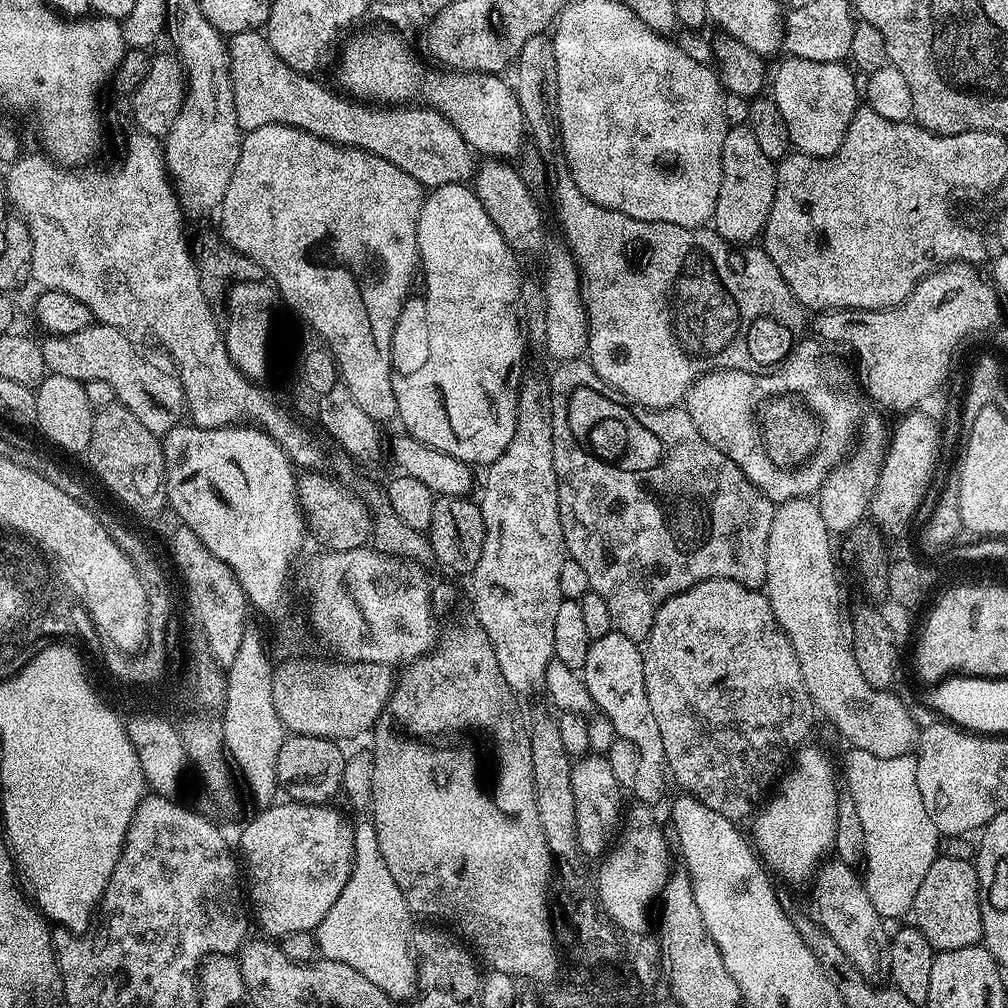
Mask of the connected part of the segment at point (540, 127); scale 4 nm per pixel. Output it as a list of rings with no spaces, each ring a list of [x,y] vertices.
[[[539,32],[534,34],[531,38],[527,39],[522,45],[522,50],[518,50],[514,61],[514,73],[516,72],[516,77],[511,77],[510,83],[514,94],[518,98],[518,106],[522,110],[522,118],[524,119],[524,127],[526,129],[527,135],[532,135],[532,144],[534,147],[540,151],[540,156],[542,159],[548,163],[548,176],[552,179],[552,200],[556,203],[556,216],[560,219],[560,228],[564,231],[564,240],[566,243],[567,251],[572,253],[572,259],[576,261],[576,269],[580,271],[580,293],[584,299],[584,309],[588,315],[588,351],[586,353],[586,359],[589,364],[592,365],[592,369],[598,374],[598,378],[602,378],[602,382],[606,382],[614,390],[618,390],[624,396],[624,399],[633,403],[641,404],[643,408],[671,408],[673,406],[679,405],[683,401],[685,393],[688,392],[689,386],[696,381],[700,376],[705,376],[708,372],[716,372],[719,368],[729,368],[730,370],[742,370],[743,372],[758,372],[761,370],[771,369],[773,366],[779,365],[780,361],[785,360],[788,357],[789,352],[792,351],[794,345],[797,343],[798,338],[805,335],[804,332],[804,315],[806,315],[805,309],[802,305],[796,301],[794,294],[790,290],[790,286],[786,286],[786,278],[782,278],[782,274],[778,274],[778,266],[774,266],[772,259],[766,255],[763,247],[760,246],[744,246],[736,247],[728,243],[727,240],[723,240],[715,230],[708,226],[701,226],[698,228],[687,228],[686,226],[674,226],[673,224],[667,224],[666,222],[646,222],[645,220],[635,220],[630,218],[626,214],[621,212],[615,212],[614,210],[606,210],[606,206],[598,206],[594,202],[587,200],[578,189],[576,189],[576,183],[574,178],[568,170],[568,163],[564,160],[564,153],[560,146],[560,141],[558,139],[558,125],[554,119],[554,101],[556,98],[556,63],[554,62],[554,46],[552,45],[551,35]]]

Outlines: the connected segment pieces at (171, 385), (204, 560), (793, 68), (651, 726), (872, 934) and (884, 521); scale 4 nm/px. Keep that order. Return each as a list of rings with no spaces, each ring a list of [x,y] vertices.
[[[93,322],[86,330],[78,330],[78,334],[48,336],[40,349],[51,374],[66,374],[66,378],[81,382],[110,382],[110,390],[114,390],[119,404],[130,410],[130,414],[134,414],[146,430],[162,438],[183,421],[180,419],[185,419],[184,387],[169,369],[168,373],[166,369],[143,360],[139,350],[131,343],[135,344],[128,333],[120,332],[114,326]]]
[[[186,527],[177,528],[175,534],[170,537],[172,544],[172,560],[188,587],[188,604],[196,615],[196,624],[205,634],[208,643],[207,650],[213,658],[222,666],[231,666],[236,662],[238,646],[242,642],[248,620],[248,608],[250,601],[242,590],[238,578],[222,562],[202,546],[198,534],[194,534]]]
[[[797,56],[784,58],[776,68],[776,73],[770,76],[770,95],[782,114],[782,122],[786,122],[789,145],[795,151],[804,152],[807,156],[833,156],[842,146],[846,138],[846,130],[854,118],[858,107],[858,84],[852,77],[853,69],[847,63],[841,62],[810,62]]]
[[[615,630],[602,638],[591,641],[586,654],[586,662],[582,669],[582,679],[589,691],[593,705],[612,723],[612,728],[624,740],[629,740],[636,747],[636,769],[632,772],[632,792],[640,802],[653,802],[664,792],[666,781],[666,765],[662,750],[662,733],[658,730],[658,722],[654,722],[654,713],[650,710],[650,698],[646,698],[646,682],[644,681],[644,654],[641,645],[635,640],[626,638],[626,634]]]
[[[832,858],[821,863],[810,887],[812,900],[816,903],[815,919],[827,930],[830,938],[838,942],[842,954],[846,954],[848,961],[869,984],[883,985],[890,977],[890,938],[882,930],[883,919],[878,910],[874,910],[870,894],[866,894],[863,879],[839,858]]]
[[[913,410],[899,417],[900,425],[892,432],[892,441],[883,453],[880,461],[880,473],[878,474],[878,486],[875,494],[872,495],[870,505],[870,516],[877,528],[889,537],[900,536],[908,528],[908,523],[916,520],[916,511],[923,502],[924,495],[929,487],[934,484],[932,475],[936,472],[936,459],[940,456],[942,450],[941,429],[937,421],[934,422],[924,410]]]

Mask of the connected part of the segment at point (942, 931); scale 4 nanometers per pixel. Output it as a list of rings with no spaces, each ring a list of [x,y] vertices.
[[[937,855],[934,866],[930,866],[930,871],[922,881],[922,886],[918,886],[910,916],[911,919],[916,919],[913,920],[915,928],[936,952],[975,948],[984,939],[976,865],[971,859],[944,855]]]

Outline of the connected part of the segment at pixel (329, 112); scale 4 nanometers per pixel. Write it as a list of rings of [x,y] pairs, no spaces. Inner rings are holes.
[[[263,31],[231,33],[227,41],[228,75],[232,81],[234,114],[241,133],[247,134],[258,130],[258,126],[285,124],[291,128],[301,128],[318,138],[341,144],[347,148],[361,148],[378,158],[386,158],[398,170],[406,170],[425,189],[441,188],[447,184],[467,181],[473,175],[474,153],[468,144],[450,126],[444,116],[423,106],[371,106],[366,102],[355,102],[345,95],[335,96],[330,89],[311,75],[294,70],[274,54],[267,35]]]

